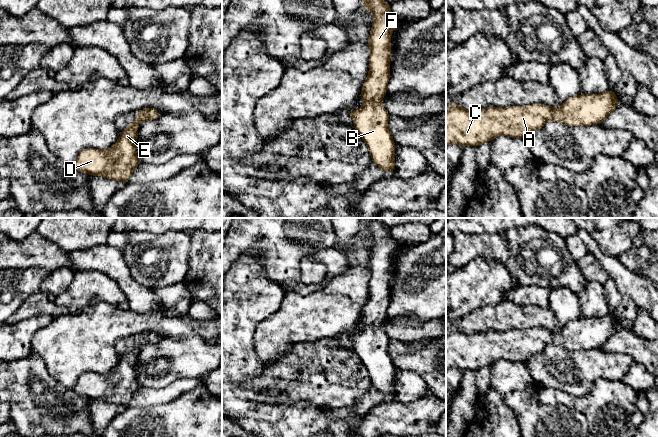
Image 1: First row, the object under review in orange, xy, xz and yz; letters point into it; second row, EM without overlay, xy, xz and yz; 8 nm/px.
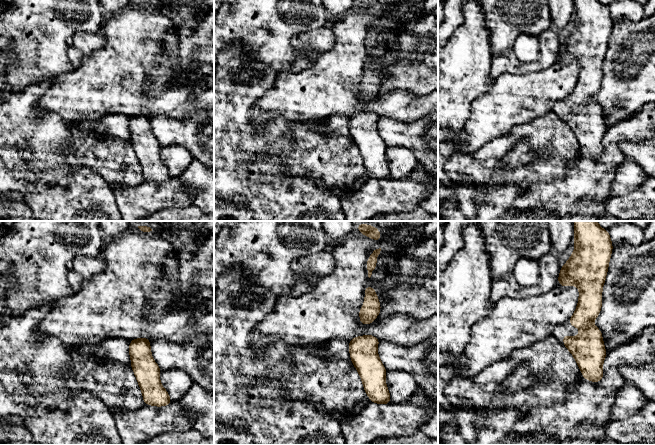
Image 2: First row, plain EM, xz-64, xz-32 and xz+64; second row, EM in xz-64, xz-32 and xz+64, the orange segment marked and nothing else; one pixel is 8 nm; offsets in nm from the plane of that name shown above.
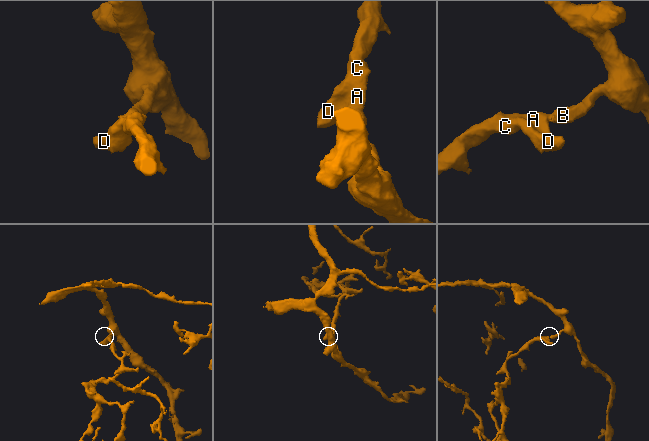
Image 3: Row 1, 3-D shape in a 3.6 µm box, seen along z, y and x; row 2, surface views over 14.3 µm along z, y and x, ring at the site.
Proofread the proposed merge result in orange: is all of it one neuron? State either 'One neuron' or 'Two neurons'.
One neuron

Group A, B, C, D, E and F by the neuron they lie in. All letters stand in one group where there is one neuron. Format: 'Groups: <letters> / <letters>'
Groups: A B C D E F

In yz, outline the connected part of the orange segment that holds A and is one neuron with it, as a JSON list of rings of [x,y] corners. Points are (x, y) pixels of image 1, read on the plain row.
[[[608,313],[601,318],[570,321],[559,332],[532,328],[468,335],[451,325],[446,335],[446,369],[478,371],[499,359],[524,363],[542,353],[551,343],[568,350],[602,348],[618,332],[618,324],[617,319]]]

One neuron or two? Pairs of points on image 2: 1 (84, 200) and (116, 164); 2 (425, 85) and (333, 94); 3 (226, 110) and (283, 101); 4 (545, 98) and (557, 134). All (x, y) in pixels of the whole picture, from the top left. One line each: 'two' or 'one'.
1: two
2: two
3: two
4: two

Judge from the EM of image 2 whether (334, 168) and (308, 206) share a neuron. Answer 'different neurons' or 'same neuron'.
different neurons

